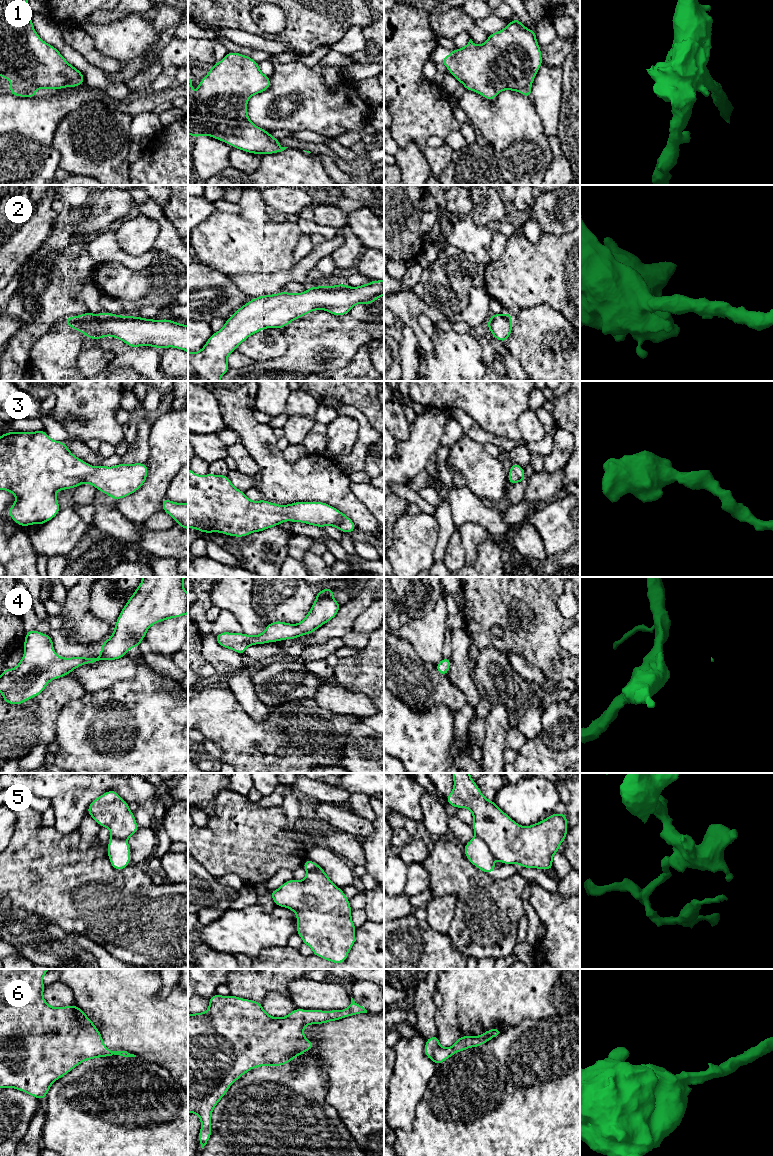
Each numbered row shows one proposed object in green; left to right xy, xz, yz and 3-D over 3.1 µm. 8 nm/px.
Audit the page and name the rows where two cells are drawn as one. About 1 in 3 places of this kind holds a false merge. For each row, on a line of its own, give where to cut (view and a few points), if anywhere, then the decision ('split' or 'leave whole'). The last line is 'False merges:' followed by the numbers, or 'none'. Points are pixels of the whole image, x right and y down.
1: cut none; leave whole
2: cut none; leave whole
3: cut none; leave whole
4: cut none; leave whole
5: cut yz (476, 834), (495, 857); split
6: cut none; leave whole
False merges: 5

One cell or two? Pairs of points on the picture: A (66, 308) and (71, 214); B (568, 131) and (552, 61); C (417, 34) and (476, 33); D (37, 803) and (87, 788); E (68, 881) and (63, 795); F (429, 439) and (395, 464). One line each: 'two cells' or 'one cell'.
A: one cell
B: two cells
C: two cells
D: two cells
E: two cells
F: one cell

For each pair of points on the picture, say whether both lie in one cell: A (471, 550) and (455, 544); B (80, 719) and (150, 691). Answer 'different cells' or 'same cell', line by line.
A: different cells
B: same cell

